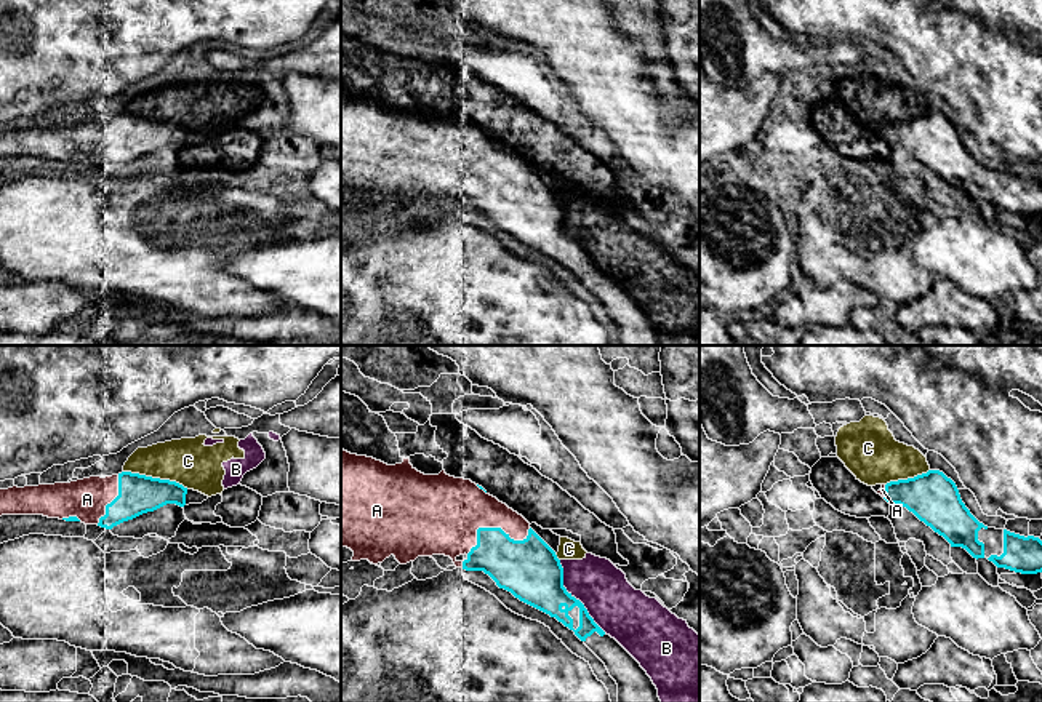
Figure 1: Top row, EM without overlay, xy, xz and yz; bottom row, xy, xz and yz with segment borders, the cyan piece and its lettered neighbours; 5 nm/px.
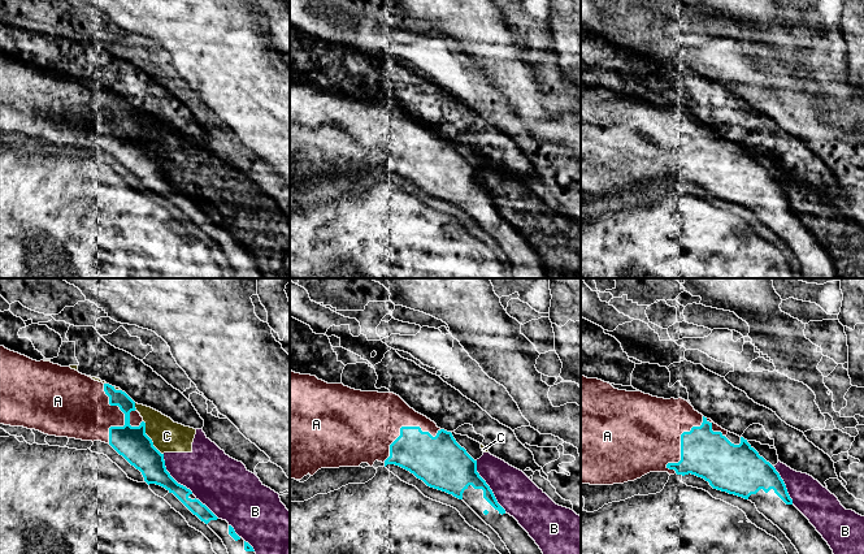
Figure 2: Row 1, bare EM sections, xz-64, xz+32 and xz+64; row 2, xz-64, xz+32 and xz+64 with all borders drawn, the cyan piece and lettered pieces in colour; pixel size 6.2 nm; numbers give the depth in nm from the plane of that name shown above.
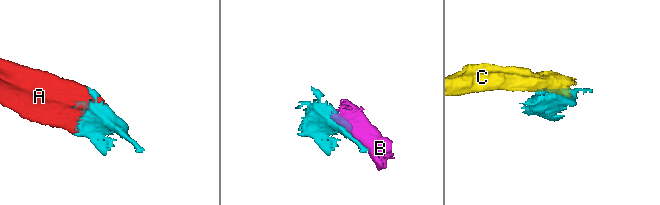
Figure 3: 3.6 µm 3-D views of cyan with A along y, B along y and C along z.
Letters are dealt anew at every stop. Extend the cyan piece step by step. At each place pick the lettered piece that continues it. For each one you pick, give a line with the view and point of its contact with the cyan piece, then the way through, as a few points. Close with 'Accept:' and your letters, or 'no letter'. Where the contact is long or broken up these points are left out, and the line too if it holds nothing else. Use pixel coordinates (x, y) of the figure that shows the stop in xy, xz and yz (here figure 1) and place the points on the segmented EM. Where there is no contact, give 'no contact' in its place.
A: meets cyan in xz at (493, 528)
Accept: A

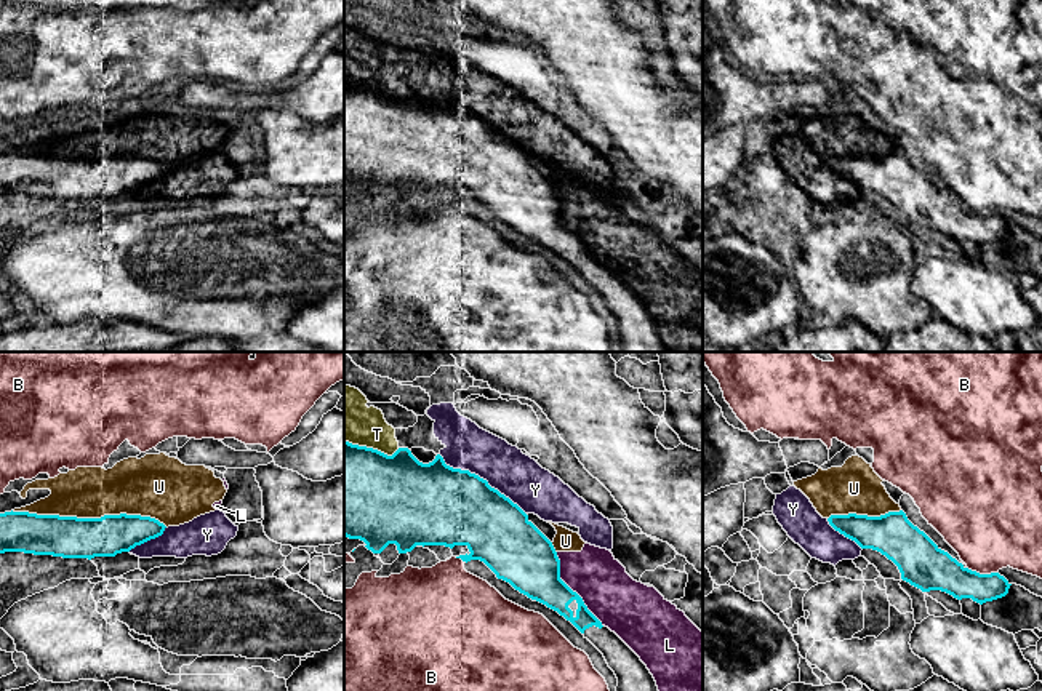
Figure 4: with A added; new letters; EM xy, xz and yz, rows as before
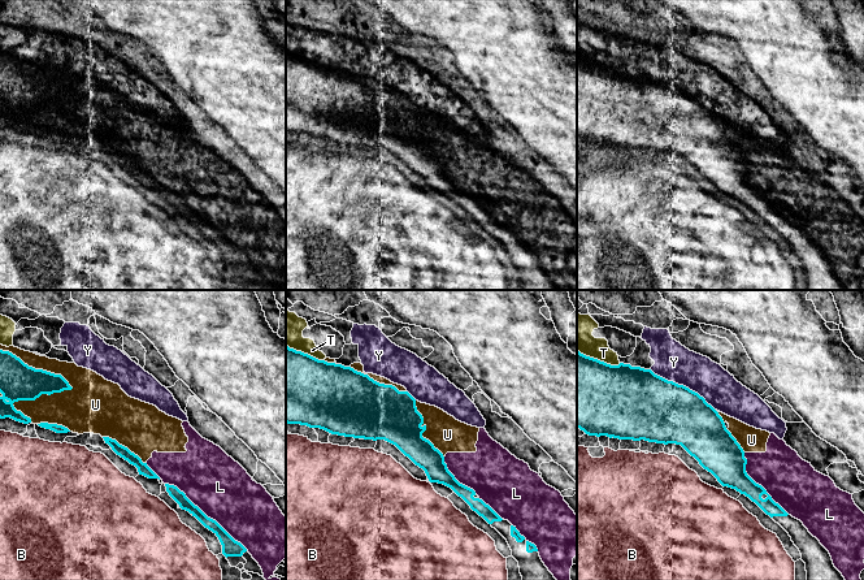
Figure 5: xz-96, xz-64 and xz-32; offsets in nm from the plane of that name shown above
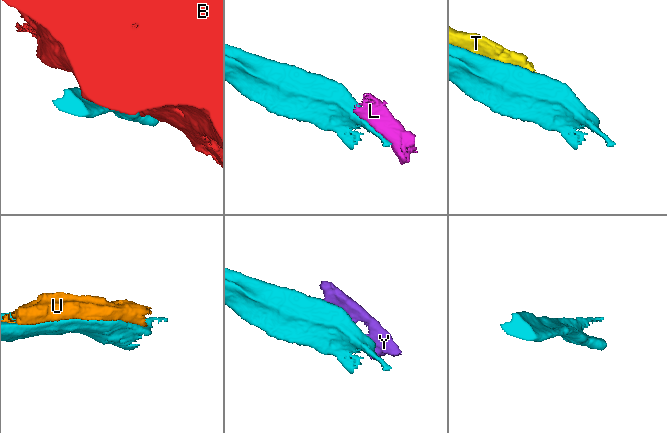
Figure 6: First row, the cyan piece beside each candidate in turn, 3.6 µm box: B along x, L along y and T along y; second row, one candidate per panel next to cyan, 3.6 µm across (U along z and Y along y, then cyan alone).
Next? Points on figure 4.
Accept: no letter

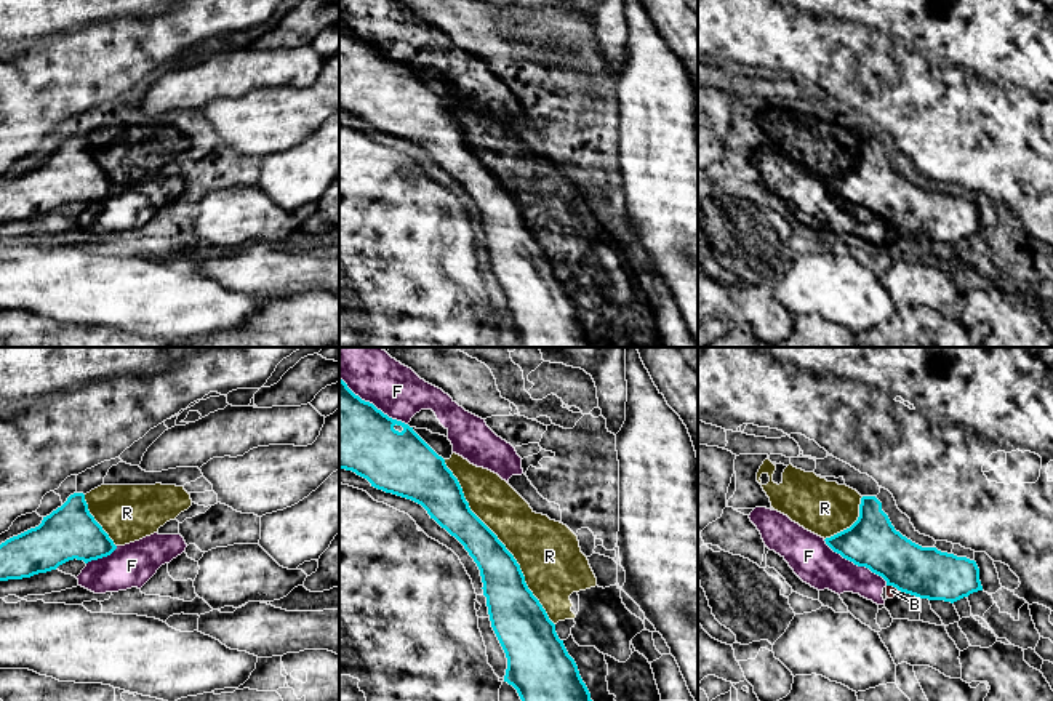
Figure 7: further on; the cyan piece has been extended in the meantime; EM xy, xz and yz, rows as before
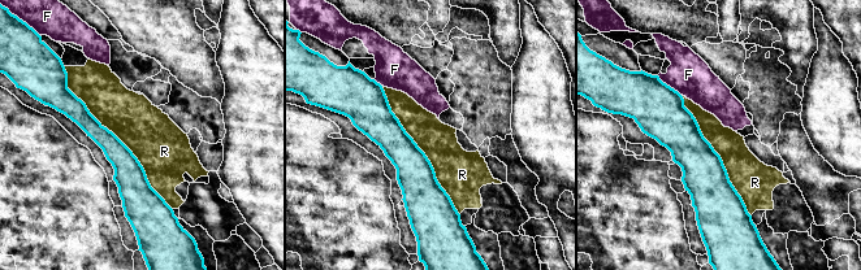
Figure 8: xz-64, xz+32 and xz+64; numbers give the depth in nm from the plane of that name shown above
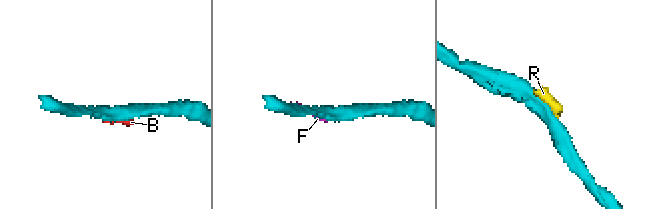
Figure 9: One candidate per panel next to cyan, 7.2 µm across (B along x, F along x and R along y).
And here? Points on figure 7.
Accept: no letter

